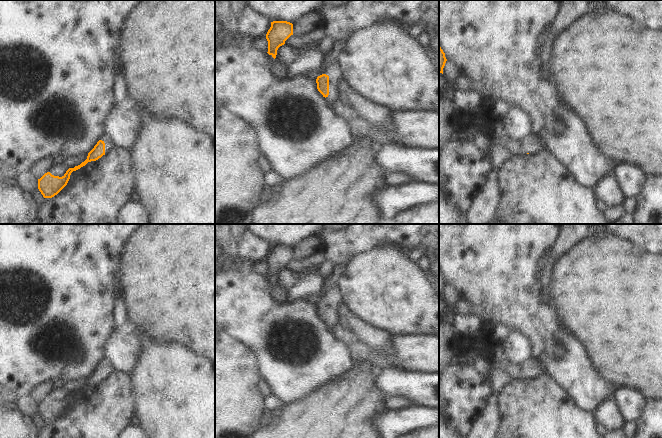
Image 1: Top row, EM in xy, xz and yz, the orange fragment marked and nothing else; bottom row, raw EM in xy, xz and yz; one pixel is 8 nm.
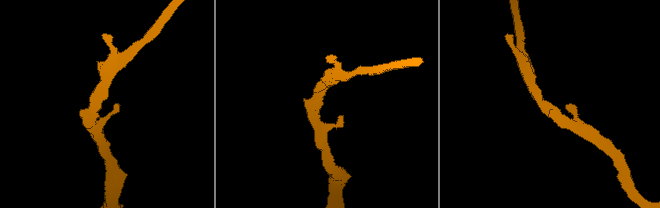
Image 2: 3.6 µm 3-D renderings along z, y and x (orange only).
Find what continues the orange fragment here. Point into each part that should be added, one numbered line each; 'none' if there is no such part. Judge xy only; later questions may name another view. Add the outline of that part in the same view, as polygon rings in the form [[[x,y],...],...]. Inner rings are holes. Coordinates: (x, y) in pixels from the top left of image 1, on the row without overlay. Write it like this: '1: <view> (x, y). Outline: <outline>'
1: xy (109, 368). Outline: [[[102,359],[99,364],[102,364],[105,367],[105,377],[110,375],[114,371],[114,367],[111,362],[107,359]]]

